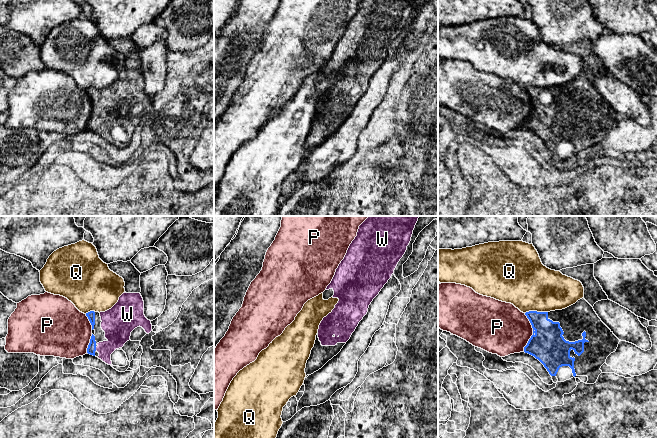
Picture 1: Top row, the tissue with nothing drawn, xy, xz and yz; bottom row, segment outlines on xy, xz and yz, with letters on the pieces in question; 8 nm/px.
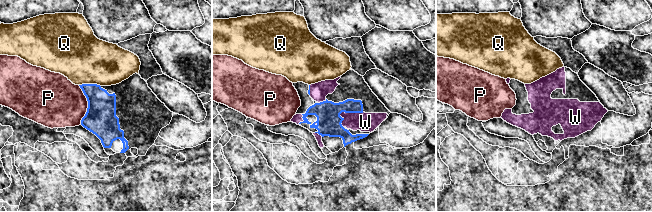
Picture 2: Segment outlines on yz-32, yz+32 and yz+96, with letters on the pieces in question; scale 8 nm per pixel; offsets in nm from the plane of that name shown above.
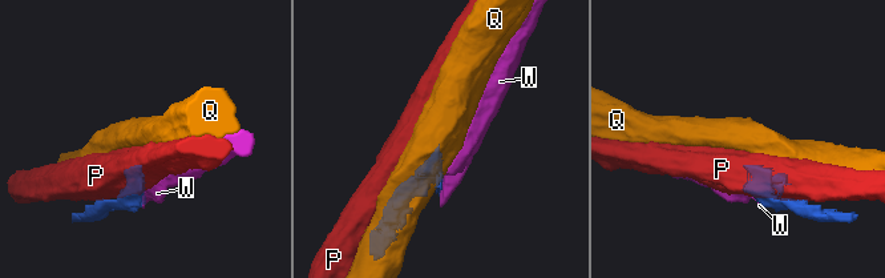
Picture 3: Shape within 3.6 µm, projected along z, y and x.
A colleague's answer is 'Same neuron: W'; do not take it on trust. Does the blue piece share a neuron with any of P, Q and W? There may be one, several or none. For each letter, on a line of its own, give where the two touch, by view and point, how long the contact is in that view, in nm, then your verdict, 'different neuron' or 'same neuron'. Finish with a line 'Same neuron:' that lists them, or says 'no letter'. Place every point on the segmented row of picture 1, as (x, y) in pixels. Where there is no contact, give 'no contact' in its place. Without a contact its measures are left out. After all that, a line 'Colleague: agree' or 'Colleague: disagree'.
P: meets blue in yz at (533, 332); contact 320 nm long; different neuron
Q: meets blue in yz at (536, 311); contact 180 nm long; different neuron
W: meets blue in xy at (95, 349); contact 30 nm long; same neuron
Same neuron: W
Colleague: agree

